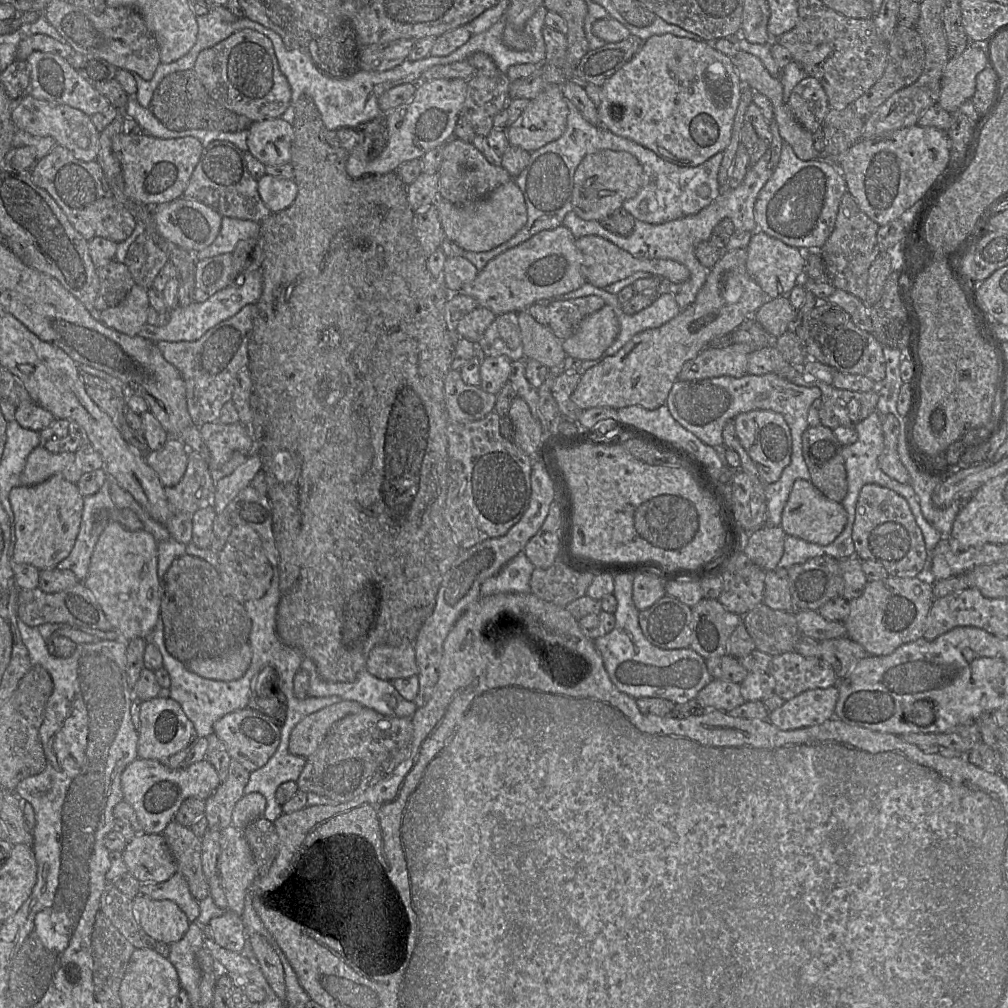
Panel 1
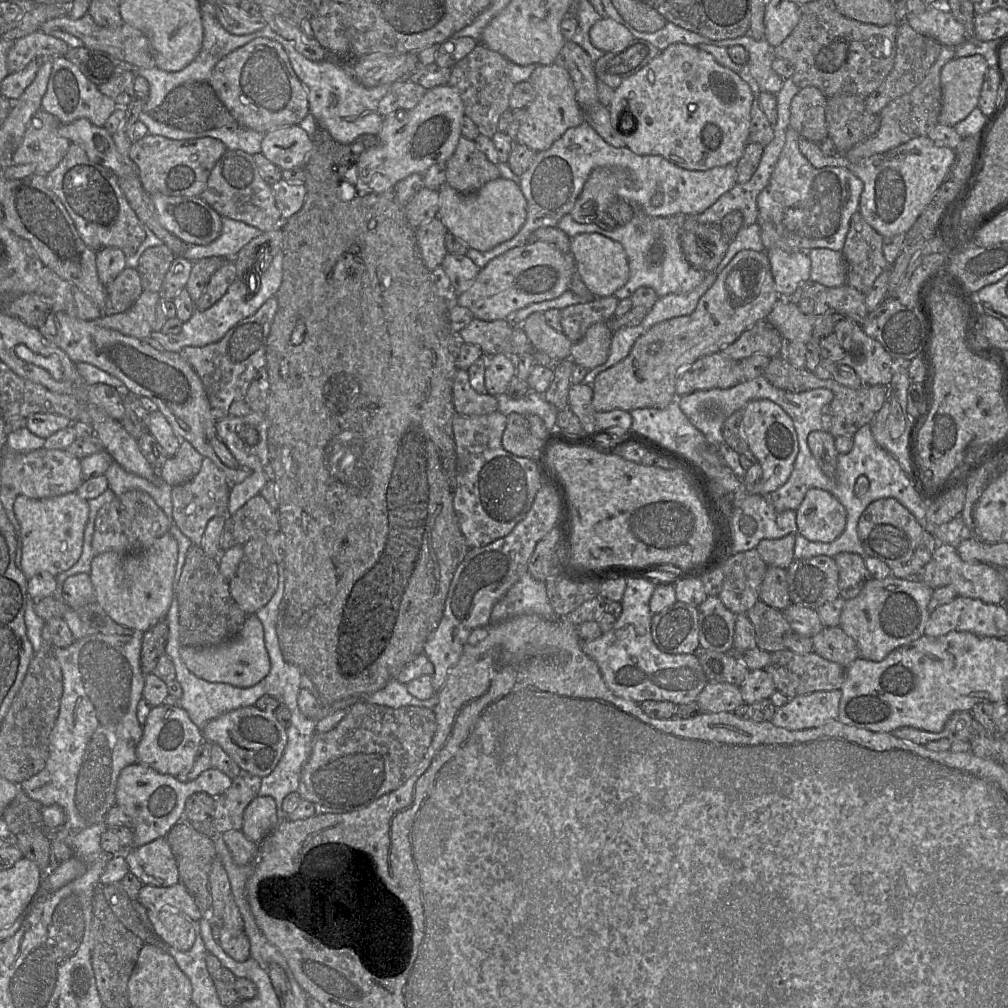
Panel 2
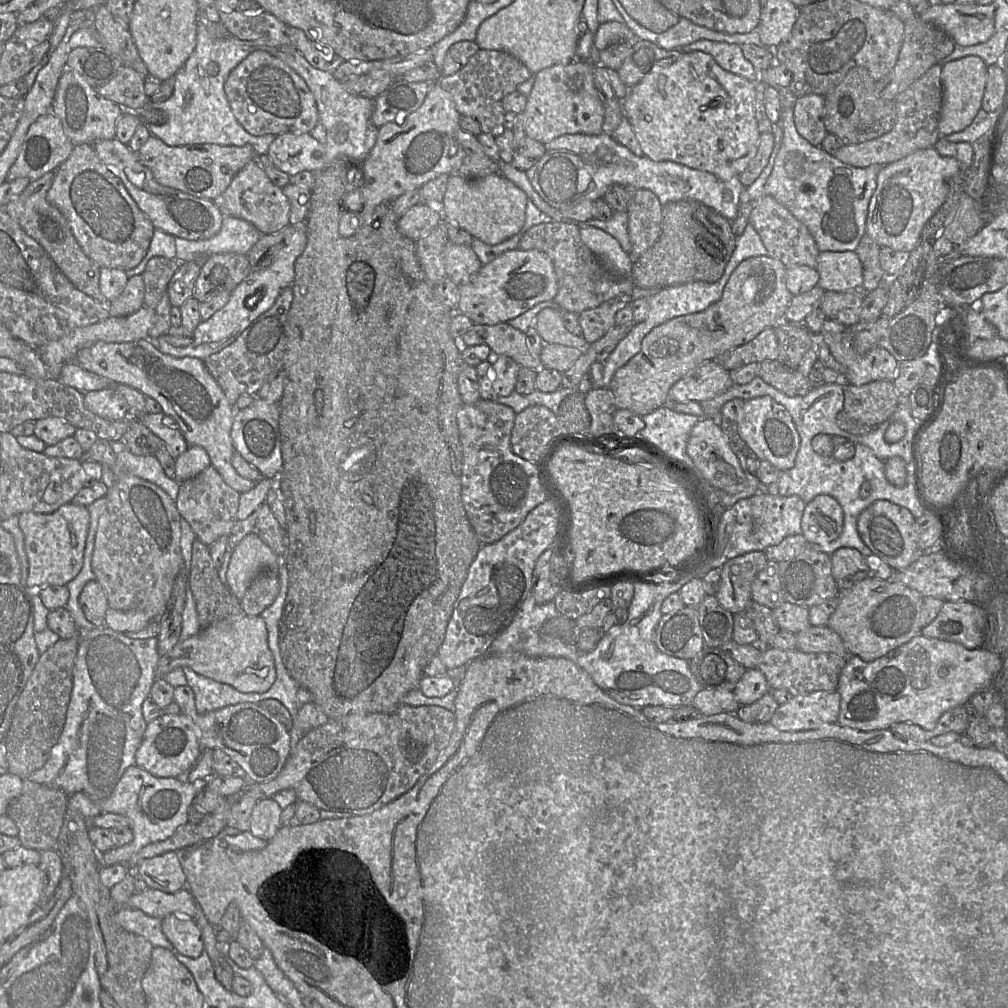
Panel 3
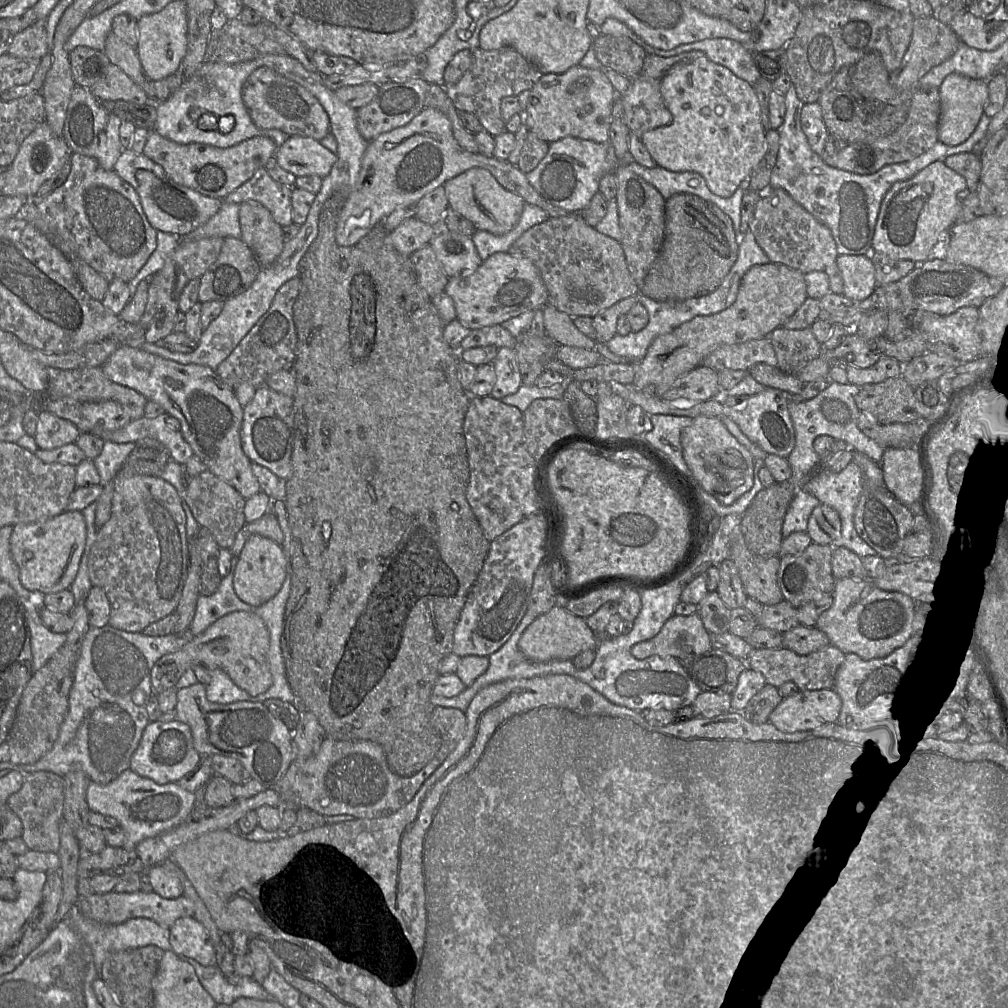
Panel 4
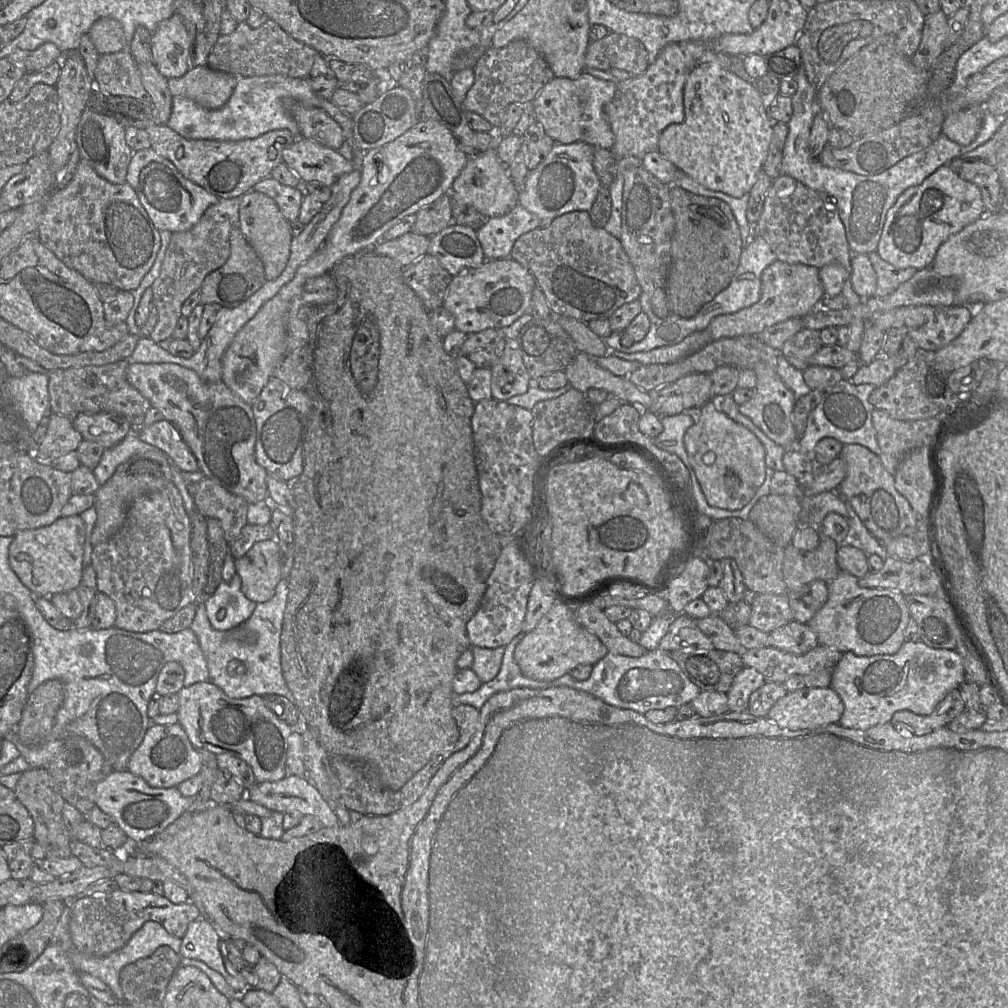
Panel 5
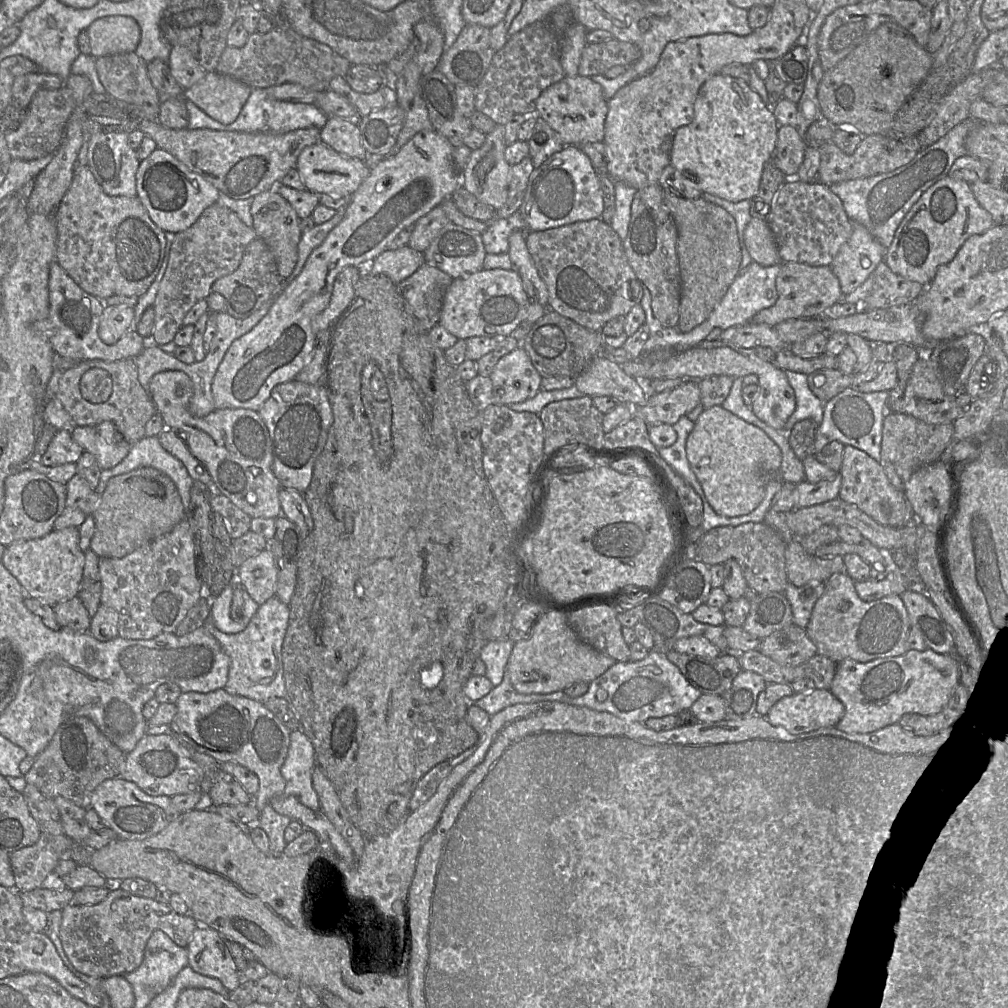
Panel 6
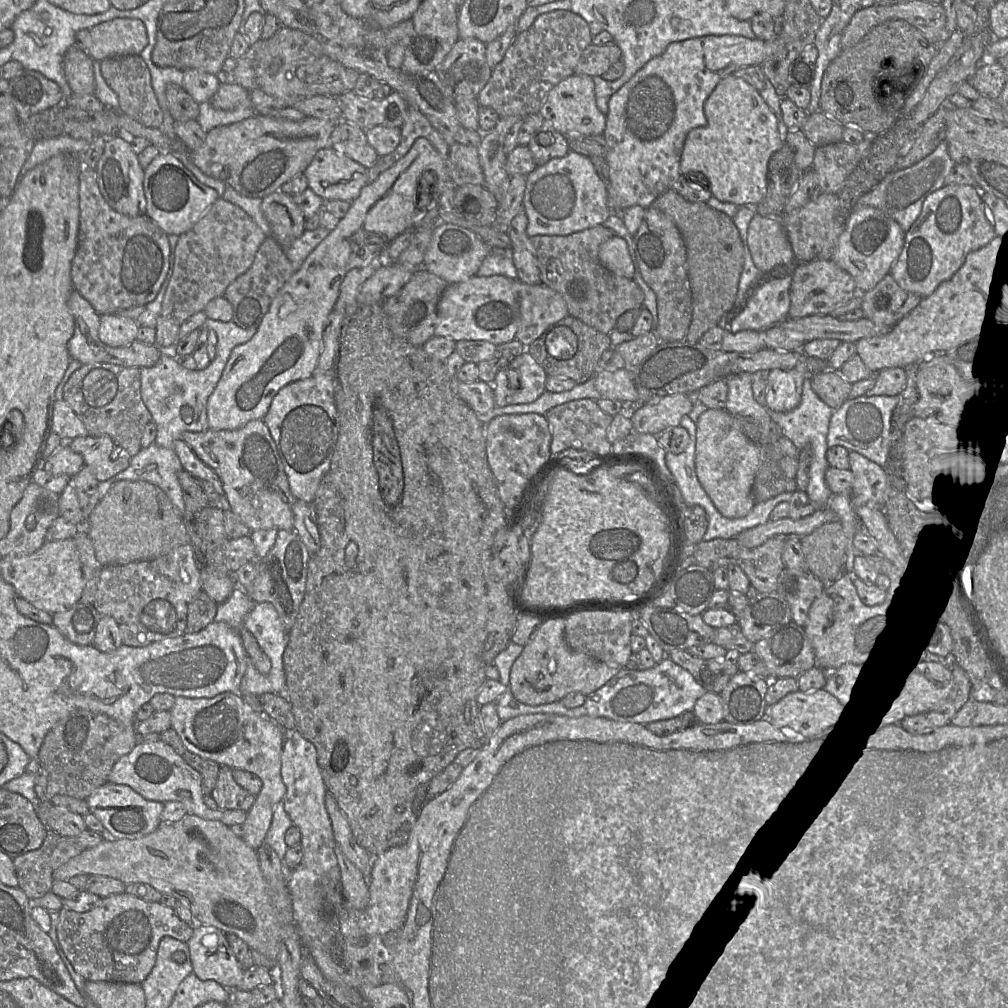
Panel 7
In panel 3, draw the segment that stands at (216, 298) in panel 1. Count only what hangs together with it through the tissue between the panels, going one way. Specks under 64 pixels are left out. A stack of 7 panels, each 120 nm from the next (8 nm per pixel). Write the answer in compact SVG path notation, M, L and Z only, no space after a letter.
M299 226L290 241L274 256L270 264L262 269L252 269L249 275L232 291L227 303L209 319L201 321L193 331L193 341L187 346L174 346L162 335L157 338L158 350L176 358L196 357L205 360L210 355L221 351L235 339L260 315L270 309L277 297L294 281L294 264L304 251L307 235L303 226Z

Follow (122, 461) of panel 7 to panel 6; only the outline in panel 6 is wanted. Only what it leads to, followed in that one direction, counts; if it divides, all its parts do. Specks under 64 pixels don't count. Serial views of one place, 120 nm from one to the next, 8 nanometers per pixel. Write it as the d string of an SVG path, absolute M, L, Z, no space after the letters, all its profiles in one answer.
M110 421L90 426L76 425L71 429L71 435L84 451L95 456L103 470L119 464L131 447Z

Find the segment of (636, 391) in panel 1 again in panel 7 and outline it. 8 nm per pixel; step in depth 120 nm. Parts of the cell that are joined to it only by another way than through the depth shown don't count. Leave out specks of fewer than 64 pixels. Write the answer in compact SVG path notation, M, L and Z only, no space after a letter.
M817 259L796 264L790 287L791 304L788 313L790 319L811 315L829 315L859 294L853 277L831 259Z

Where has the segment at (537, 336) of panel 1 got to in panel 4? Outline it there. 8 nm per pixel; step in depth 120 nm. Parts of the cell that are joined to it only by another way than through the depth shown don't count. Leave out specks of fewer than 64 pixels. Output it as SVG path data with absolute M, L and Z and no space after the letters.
M546 304L543 307L545 333L559 345L595 349L596 341L580 332L573 323L573 318Z

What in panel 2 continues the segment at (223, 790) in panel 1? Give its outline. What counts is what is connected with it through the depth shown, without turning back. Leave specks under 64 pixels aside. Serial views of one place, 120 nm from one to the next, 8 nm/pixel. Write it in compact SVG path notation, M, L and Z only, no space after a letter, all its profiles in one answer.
M241 769L239 775L232 779L231 786L216 797L211 818L220 834L242 829L244 811L259 796L261 780L259 776Z

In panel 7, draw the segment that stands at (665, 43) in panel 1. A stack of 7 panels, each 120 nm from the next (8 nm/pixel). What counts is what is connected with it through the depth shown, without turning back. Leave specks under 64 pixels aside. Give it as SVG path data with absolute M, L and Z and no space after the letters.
M733 75L725 77L718 83L705 101L704 113L707 125L692 129L686 137L680 159L681 175L690 185L708 189L721 202L755 207L766 196L769 160L784 143L784 132L788 129L782 121L777 120L754 87L742 78Z

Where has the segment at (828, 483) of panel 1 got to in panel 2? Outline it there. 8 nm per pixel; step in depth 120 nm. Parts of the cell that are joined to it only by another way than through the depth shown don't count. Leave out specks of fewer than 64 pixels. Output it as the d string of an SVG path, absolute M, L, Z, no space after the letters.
M818 430L809 433L808 446L818 466L829 478L835 478L839 453L835 447L835 438L829 431Z

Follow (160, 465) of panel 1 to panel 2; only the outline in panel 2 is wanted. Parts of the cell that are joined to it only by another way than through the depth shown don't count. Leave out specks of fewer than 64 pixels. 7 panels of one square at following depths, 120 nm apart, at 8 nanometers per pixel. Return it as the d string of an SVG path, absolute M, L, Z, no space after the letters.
M181 440L178 451L174 456L169 456L164 466L158 470L159 479L171 487L179 486L190 481L200 471L203 456L186 440Z

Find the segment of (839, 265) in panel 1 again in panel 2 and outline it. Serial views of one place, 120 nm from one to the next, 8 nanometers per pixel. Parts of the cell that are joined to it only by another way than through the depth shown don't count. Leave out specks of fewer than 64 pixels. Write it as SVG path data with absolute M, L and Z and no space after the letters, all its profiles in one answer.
M855 212L850 220L842 254L847 264L847 285L868 294L875 280L889 269L882 250L883 236Z

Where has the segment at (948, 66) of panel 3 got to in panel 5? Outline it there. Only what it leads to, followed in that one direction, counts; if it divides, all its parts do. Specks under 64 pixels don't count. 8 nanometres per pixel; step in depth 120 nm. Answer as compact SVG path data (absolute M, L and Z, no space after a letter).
M970 106L945 116L942 134L950 140L967 145L978 134L983 122L983 106Z

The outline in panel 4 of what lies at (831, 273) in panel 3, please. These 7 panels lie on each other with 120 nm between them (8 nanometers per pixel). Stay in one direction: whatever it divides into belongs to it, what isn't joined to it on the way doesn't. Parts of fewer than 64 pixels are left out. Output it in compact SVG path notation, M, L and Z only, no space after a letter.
M838 255L837 265L843 279L843 294L854 302L862 301L878 286L875 268L869 256Z

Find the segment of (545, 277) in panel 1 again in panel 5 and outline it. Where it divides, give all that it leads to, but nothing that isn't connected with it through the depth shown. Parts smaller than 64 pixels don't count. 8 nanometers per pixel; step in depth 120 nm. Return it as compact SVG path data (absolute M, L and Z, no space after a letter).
M513 258L485 260L481 266L452 277L443 307L454 317L455 329L463 333L501 329L529 311L535 287L536 280L532 273Z

